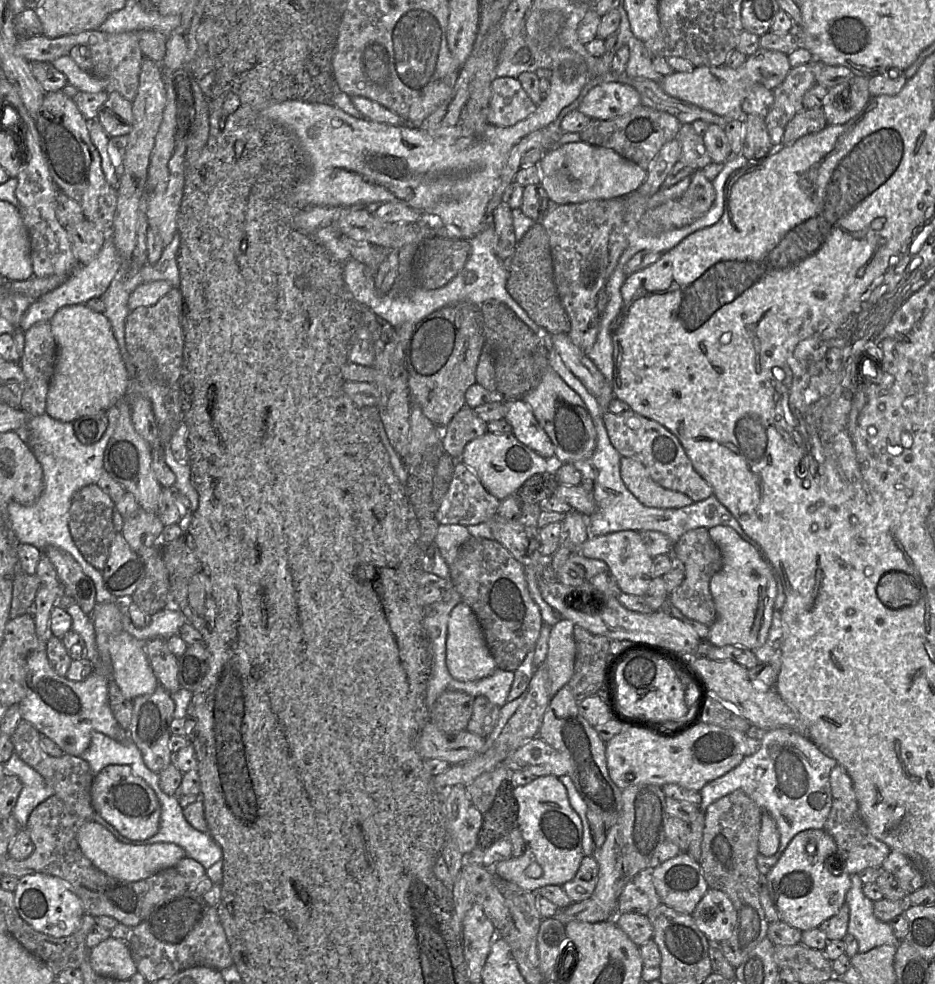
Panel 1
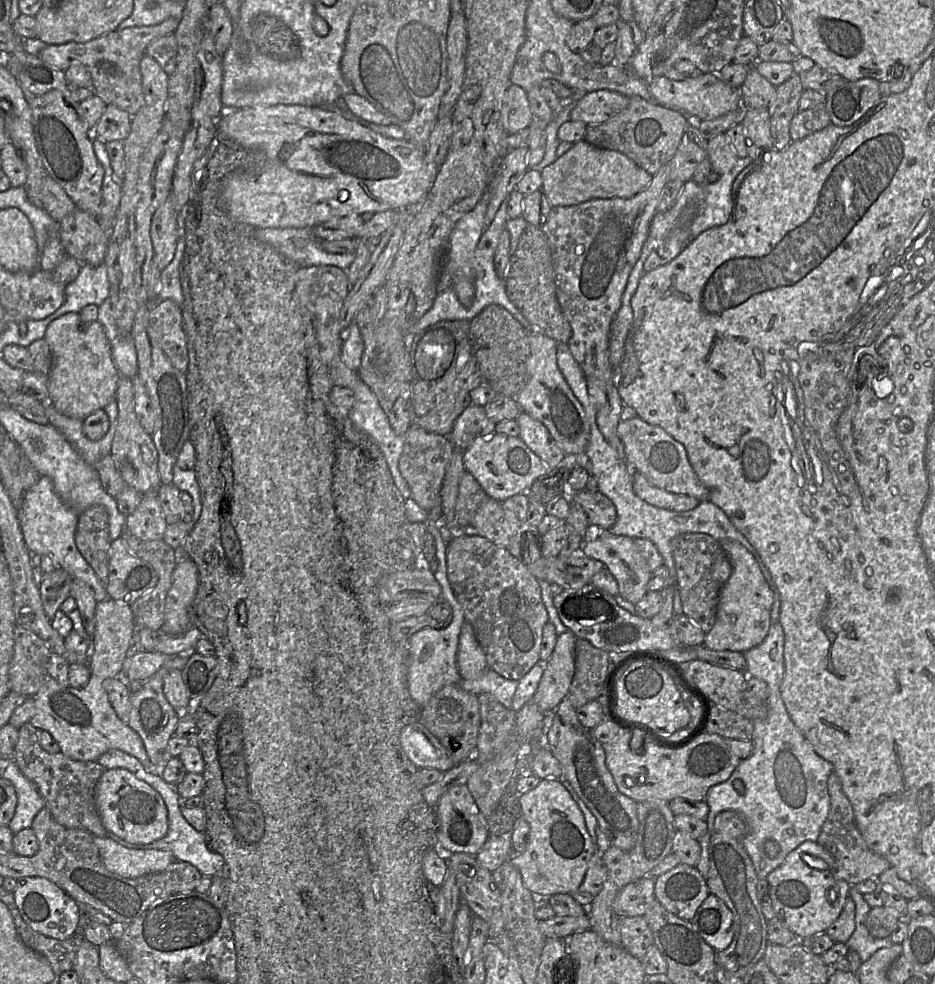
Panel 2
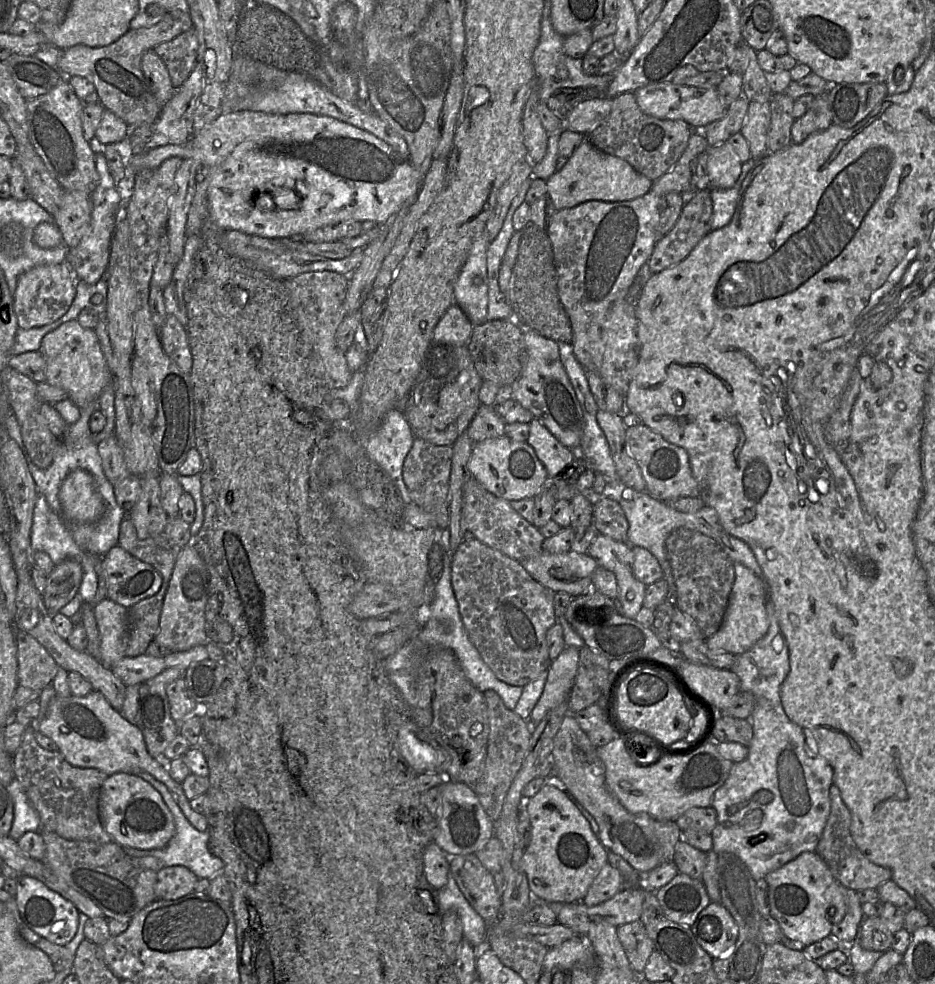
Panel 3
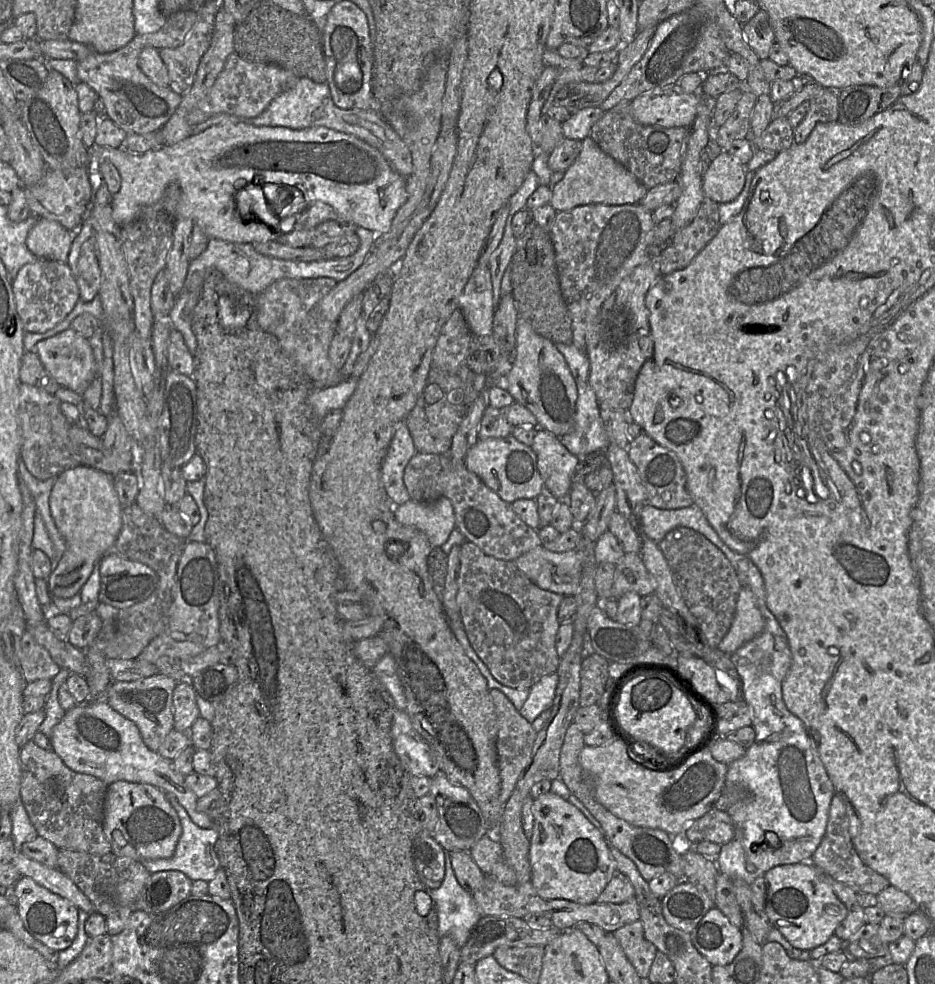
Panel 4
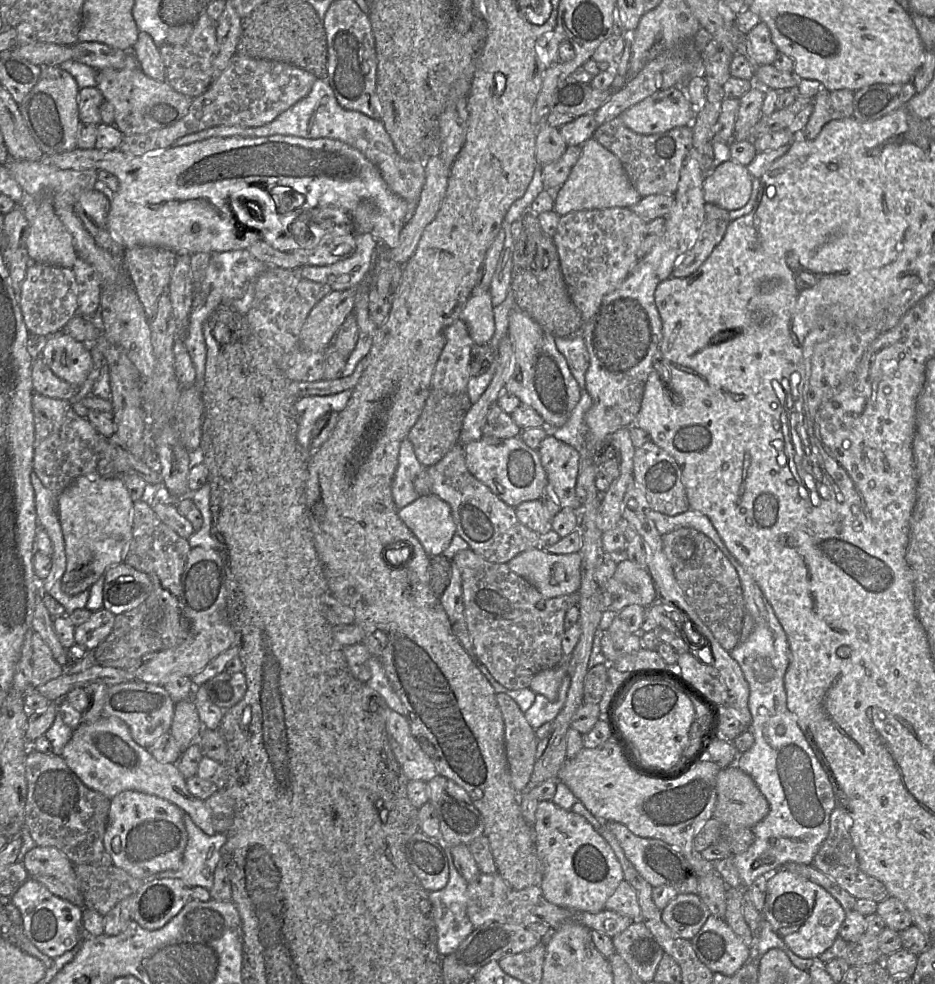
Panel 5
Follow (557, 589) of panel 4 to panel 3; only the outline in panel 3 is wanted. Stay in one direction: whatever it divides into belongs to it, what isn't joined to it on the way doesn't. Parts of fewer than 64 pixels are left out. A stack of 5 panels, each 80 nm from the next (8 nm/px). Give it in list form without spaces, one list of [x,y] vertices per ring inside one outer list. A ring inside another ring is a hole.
[[[573,551],[538,555],[520,561],[530,576],[554,592],[564,591],[571,596],[584,594],[592,589],[592,575],[598,563],[587,553]]]

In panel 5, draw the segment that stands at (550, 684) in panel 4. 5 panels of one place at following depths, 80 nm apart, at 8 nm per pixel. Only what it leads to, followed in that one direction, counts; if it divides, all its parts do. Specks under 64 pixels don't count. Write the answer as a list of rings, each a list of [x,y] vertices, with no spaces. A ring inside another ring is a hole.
[[[567,676],[559,688],[556,701],[550,701],[541,694],[535,695],[534,703],[526,712],[524,712],[524,716],[533,730],[544,723],[553,722],[557,717],[564,706],[569,683],[570,679],[569,676]]]

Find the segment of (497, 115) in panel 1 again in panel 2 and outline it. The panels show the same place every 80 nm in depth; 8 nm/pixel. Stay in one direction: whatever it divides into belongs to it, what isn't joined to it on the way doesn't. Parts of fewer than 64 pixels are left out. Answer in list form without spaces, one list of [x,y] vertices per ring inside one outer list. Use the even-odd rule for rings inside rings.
[[[513,84],[507,89],[501,107],[501,122],[509,134],[517,133],[532,123],[532,109],[527,92]]]

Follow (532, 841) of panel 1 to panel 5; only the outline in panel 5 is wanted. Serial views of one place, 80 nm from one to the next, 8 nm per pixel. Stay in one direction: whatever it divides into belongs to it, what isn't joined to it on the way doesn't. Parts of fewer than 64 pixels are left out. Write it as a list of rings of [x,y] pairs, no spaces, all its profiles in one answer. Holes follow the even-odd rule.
[[[540,801],[535,816],[532,828],[543,873],[539,887],[545,899],[554,905],[575,912],[598,913],[606,909],[608,898],[624,880],[621,864],[610,845],[584,817],[558,807],[553,801]]]

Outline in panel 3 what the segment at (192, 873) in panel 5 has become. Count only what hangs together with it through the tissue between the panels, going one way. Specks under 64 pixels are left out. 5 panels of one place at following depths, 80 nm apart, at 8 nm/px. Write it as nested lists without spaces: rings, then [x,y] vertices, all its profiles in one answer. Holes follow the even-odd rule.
[[[140,771],[139,773],[133,774],[138,776],[139,778],[145,780],[150,785],[152,785],[162,796],[165,804],[173,815],[174,823],[175,823],[175,833],[168,844],[159,849],[136,849],[128,846],[121,846],[123,850],[133,856],[133,857],[143,857],[143,856],[153,856],[157,858],[163,867],[168,866],[185,866],[190,871],[192,871],[197,878],[205,878],[211,880],[213,876],[219,875],[222,873],[224,868],[223,861],[214,856],[208,849],[208,840],[209,834],[207,831],[201,832],[195,829],[189,821],[184,816],[181,811],[174,795],[169,791],[167,786],[165,786],[162,782],[156,780],[152,775],[147,772]]]

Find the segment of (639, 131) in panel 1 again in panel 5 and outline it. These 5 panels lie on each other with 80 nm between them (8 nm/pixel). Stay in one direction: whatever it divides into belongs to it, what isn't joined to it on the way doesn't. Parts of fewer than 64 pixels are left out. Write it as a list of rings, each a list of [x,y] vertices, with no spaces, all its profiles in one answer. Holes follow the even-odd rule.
[[[618,116],[598,126],[593,138],[618,157],[642,198],[655,194],[674,196],[683,162],[692,145],[693,131],[690,126],[682,126],[662,133],[642,135],[629,129]]]

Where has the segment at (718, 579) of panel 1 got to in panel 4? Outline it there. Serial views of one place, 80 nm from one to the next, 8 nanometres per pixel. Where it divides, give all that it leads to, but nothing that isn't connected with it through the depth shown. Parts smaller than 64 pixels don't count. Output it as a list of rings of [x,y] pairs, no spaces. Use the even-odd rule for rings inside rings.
[[[741,587],[732,625],[718,645],[728,655],[758,636],[765,627],[765,619],[749,587]]]

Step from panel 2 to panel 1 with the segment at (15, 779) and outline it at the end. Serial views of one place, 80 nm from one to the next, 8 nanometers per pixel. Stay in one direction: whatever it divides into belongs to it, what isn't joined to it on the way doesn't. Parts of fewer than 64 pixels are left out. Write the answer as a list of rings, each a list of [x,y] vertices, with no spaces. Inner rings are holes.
[[[16,753],[3,764],[4,775],[17,776],[22,783],[12,815],[20,828],[25,828],[31,812],[43,801],[54,794],[44,778],[32,767],[26,764]]]

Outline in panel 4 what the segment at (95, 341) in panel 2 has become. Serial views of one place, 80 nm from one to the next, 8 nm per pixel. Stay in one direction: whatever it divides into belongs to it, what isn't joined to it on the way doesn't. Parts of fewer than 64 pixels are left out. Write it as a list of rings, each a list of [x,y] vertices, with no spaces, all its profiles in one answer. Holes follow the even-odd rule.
[[[72,328],[37,343],[37,354],[49,374],[61,385],[83,394],[98,376],[96,362],[89,340]]]

